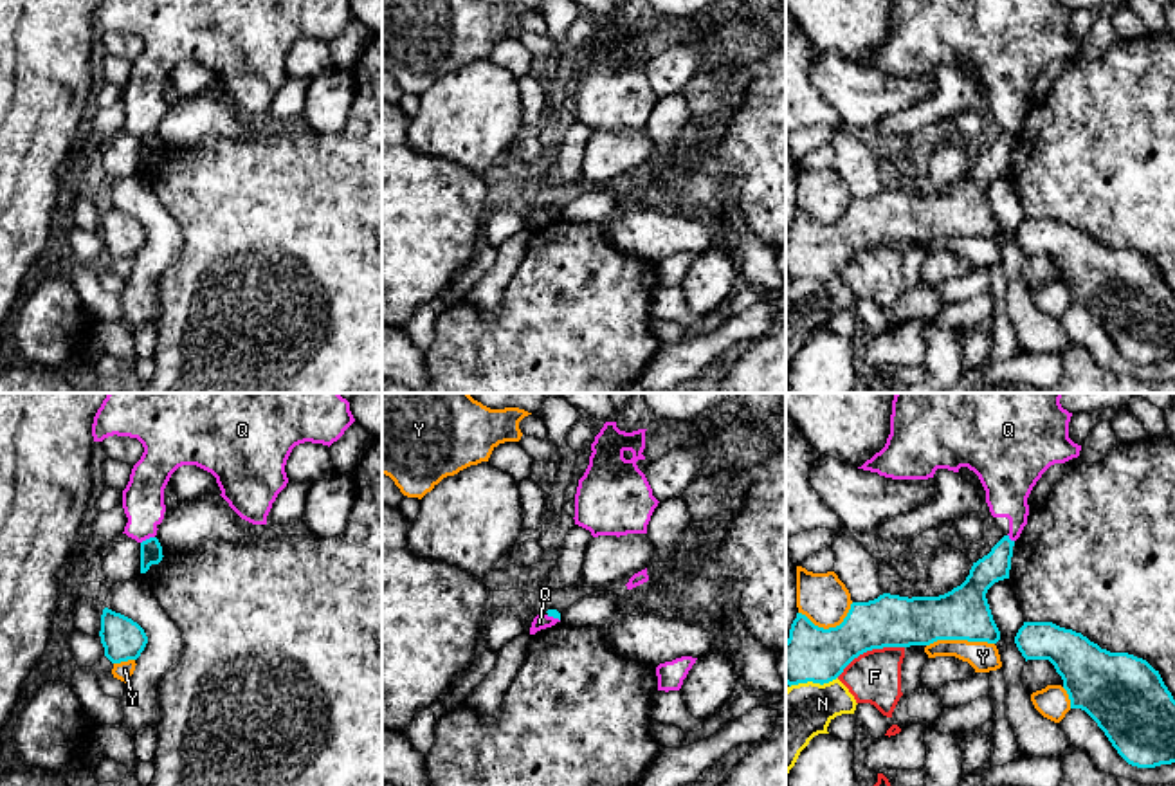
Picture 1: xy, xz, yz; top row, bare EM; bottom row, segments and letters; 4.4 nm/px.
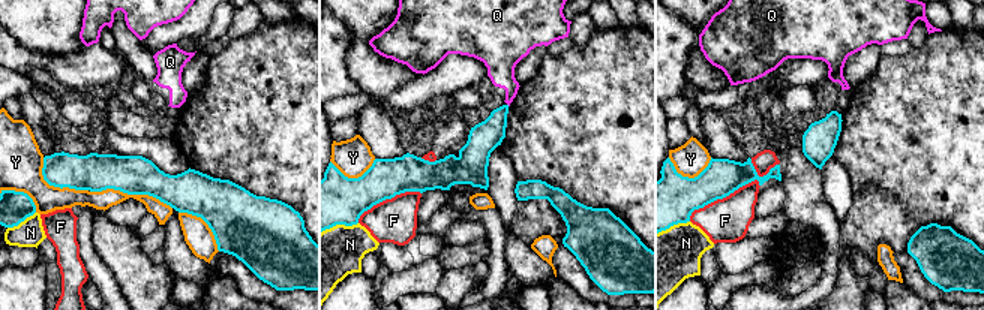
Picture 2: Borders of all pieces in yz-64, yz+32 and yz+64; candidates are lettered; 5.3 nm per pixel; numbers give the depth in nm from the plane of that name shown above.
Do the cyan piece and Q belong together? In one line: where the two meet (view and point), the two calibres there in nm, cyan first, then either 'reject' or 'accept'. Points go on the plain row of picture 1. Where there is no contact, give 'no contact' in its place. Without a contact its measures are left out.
xy (146, 136) | 100/190 nm | reject

